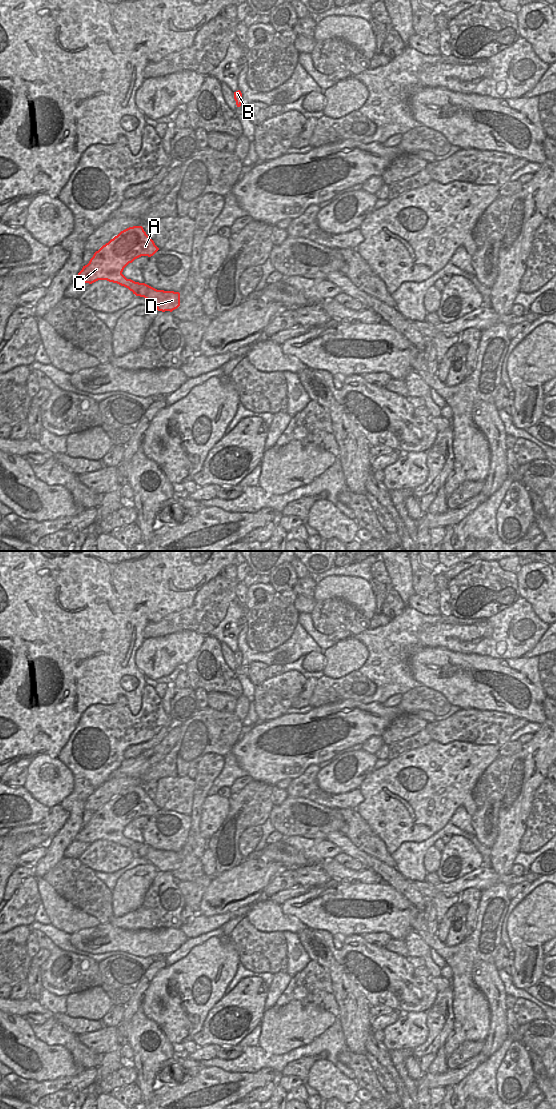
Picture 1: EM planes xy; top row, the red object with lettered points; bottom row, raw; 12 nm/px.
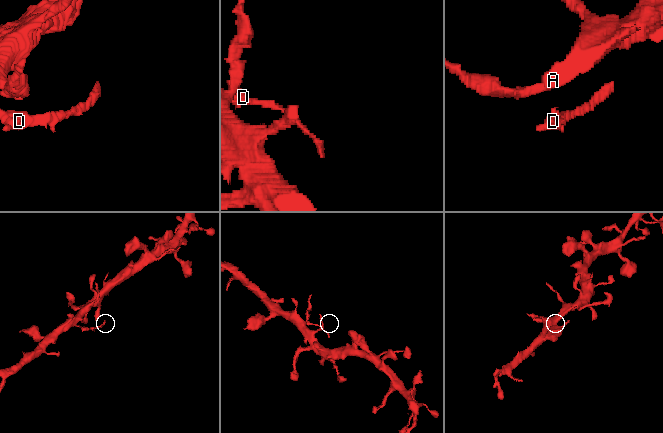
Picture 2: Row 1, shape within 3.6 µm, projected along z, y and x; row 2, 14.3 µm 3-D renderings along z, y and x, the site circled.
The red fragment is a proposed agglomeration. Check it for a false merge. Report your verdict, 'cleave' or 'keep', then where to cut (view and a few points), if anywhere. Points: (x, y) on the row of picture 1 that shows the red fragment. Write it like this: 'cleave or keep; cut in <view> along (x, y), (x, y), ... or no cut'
cleave; cut in xy along (144, 283), (136, 295)

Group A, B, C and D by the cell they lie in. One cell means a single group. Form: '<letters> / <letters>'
A B C / D

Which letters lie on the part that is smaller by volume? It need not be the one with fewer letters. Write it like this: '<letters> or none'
D.

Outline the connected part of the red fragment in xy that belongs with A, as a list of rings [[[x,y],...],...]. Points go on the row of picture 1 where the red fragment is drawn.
[[[142,226],[129,227],[94,253],[89,263],[76,276],[76,281],[92,284],[98,280],[107,280],[138,295],[144,283],[127,279],[122,272],[135,259],[141,256],[151,257],[158,250]]]

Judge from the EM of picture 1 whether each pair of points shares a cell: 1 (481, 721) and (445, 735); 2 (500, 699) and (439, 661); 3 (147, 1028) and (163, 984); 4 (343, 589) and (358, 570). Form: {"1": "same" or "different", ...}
{"1": "same", "2": "same", "3": "different", "4": "different"}

